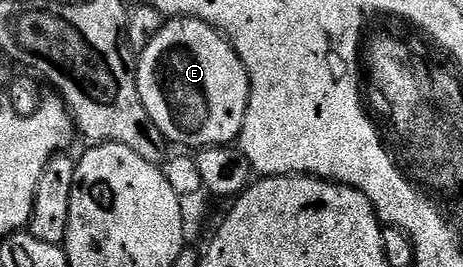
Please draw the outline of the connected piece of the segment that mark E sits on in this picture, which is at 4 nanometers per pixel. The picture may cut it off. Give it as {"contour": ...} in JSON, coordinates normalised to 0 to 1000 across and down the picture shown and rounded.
{"contour":[[[415,64],[367,67],[356,101],[343,109],[335,154],[300,199],[296,330],[309,408],[317,408],[326,453],[367,539],[393,536],[400,558],[441,558],[503,543],[518,524],[538,375],[538,277],[510,184],[454,86]]]}

